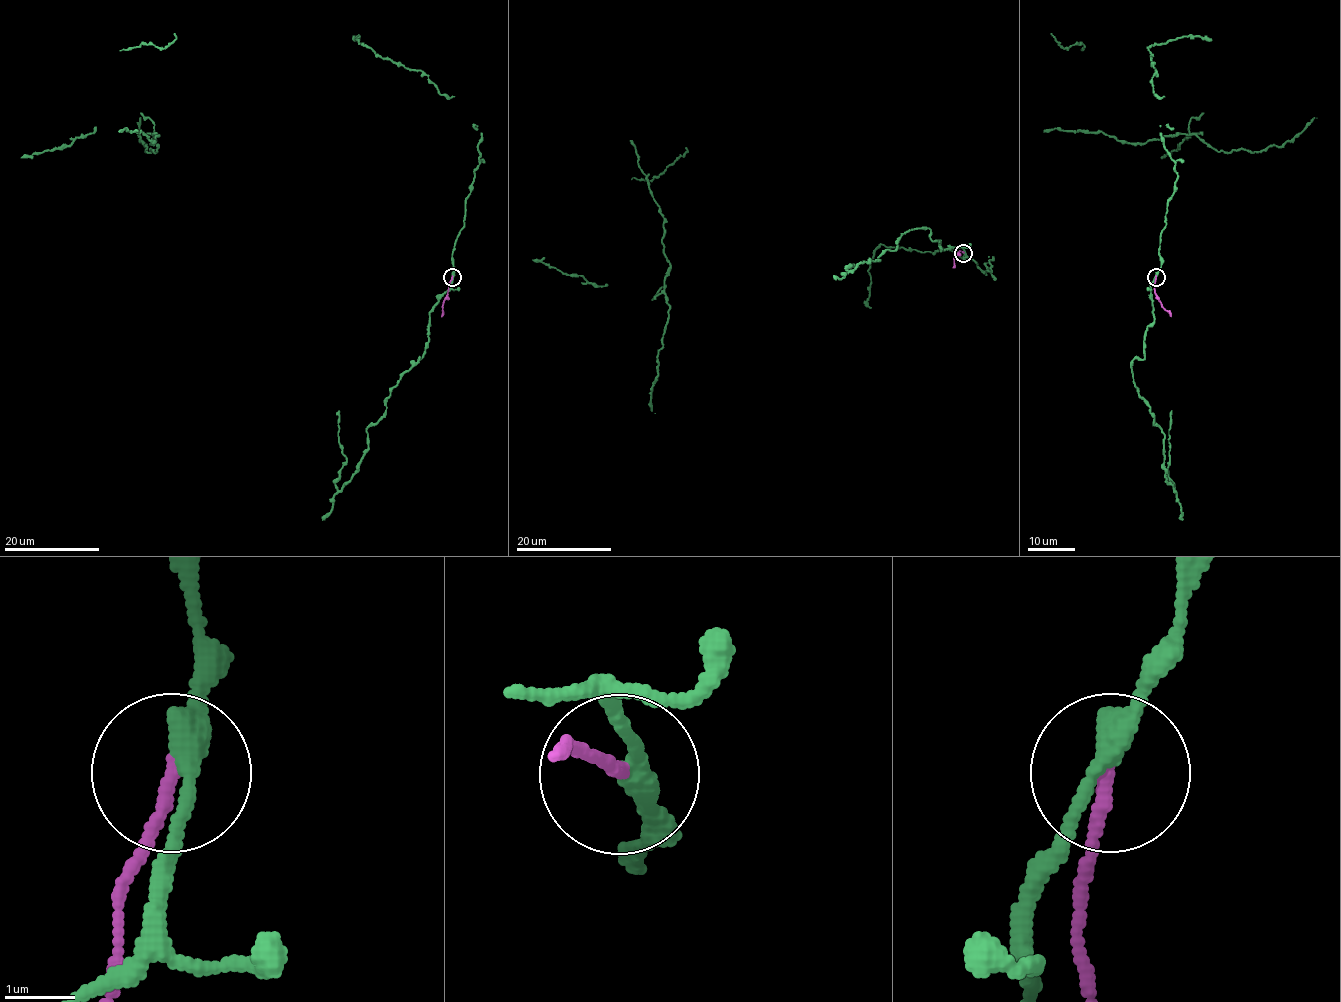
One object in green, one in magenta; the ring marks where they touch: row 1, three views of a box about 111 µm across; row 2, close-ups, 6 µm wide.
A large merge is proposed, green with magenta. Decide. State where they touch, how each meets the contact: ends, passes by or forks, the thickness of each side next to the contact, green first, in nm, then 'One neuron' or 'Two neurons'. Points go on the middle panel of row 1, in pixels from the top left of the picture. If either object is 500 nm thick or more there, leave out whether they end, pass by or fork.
Place: (963, 253). At the ring green passes by. At the ring magenta ends. Thickness 300 nm (green) against 190 nm. Two neurons

